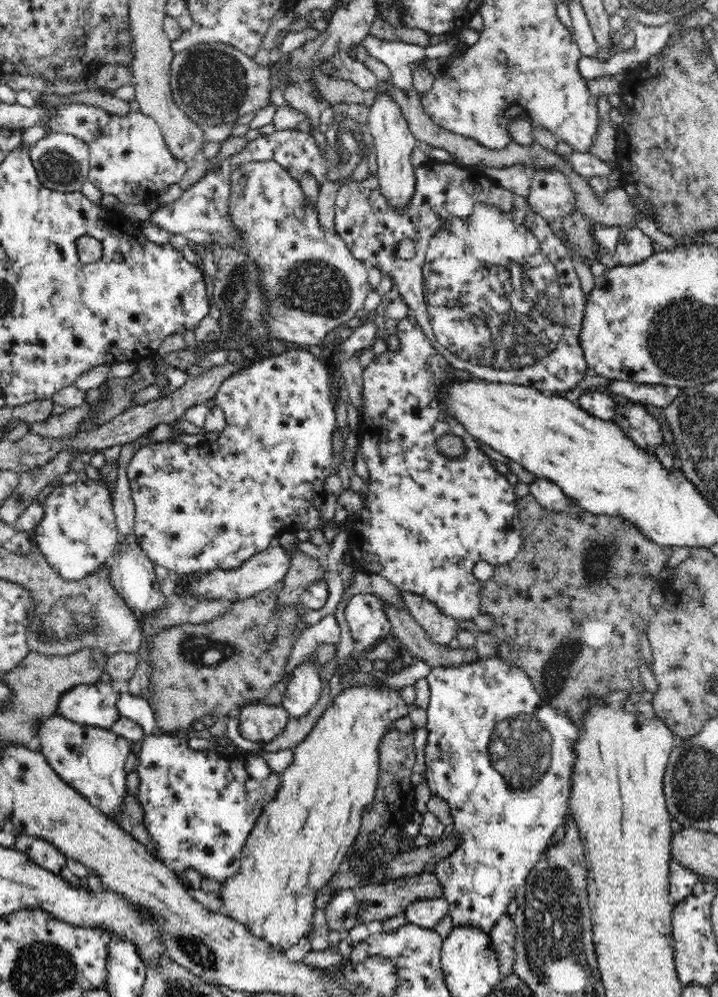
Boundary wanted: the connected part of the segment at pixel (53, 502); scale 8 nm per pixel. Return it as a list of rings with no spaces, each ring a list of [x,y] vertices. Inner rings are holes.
[[[88,478],[85,481],[60,485],[50,493],[44,504],[41,524],[31,533],[46,562],[62,579],[84,579],[90,571],[107,562],[120,542],[115,523],[113,500],[106,485]]]

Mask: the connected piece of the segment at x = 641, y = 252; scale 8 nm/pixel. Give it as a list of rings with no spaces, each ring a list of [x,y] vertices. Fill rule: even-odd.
[[[638,227],[623,229],[611,260],[618,265],[633,265],[653,254],[653,240]]]

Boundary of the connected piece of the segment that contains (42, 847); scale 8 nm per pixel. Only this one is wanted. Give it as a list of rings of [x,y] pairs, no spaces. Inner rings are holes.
[[[16,833],[15,850],[24,852],[36,865],[56,875],[60,875],[60,869],[66,865],[66,856],[41,838]]]

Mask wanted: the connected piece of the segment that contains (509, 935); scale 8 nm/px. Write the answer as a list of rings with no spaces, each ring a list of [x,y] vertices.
[[[502,915],[500,919],[492,926],[490,930],[500,972],[503,977],[513,973],[513,964],[515,961],[515,936],[516,919],[512,916]]]

